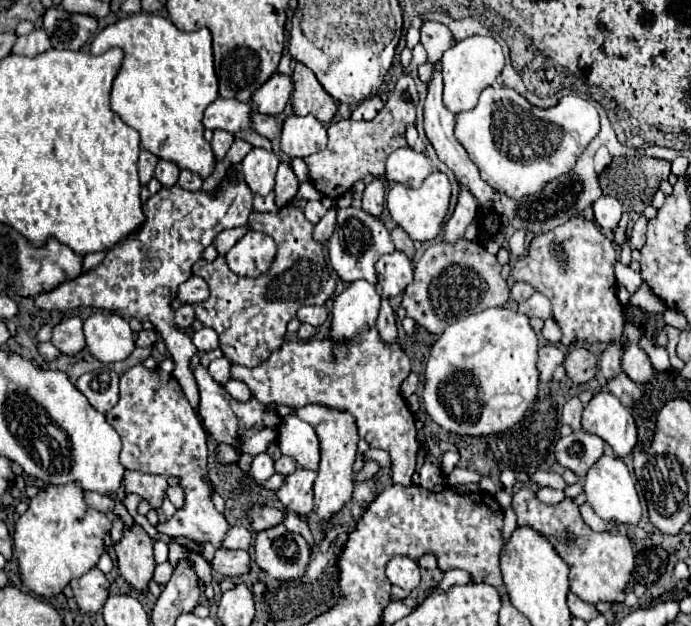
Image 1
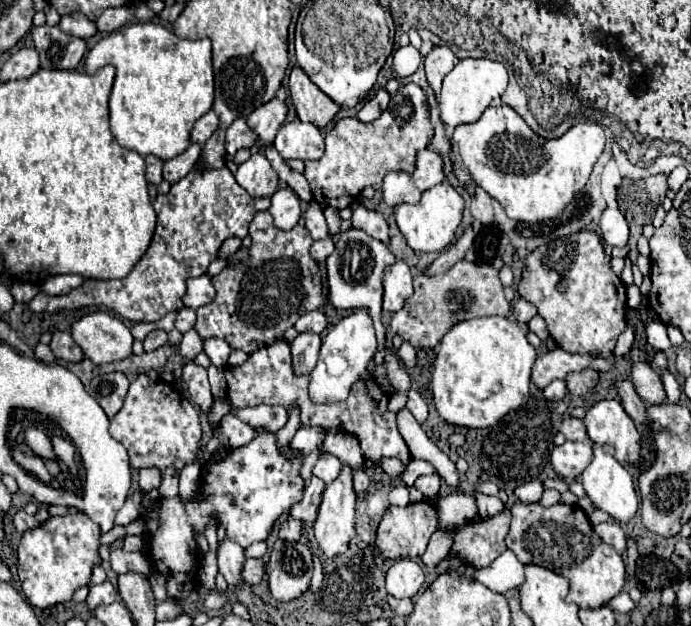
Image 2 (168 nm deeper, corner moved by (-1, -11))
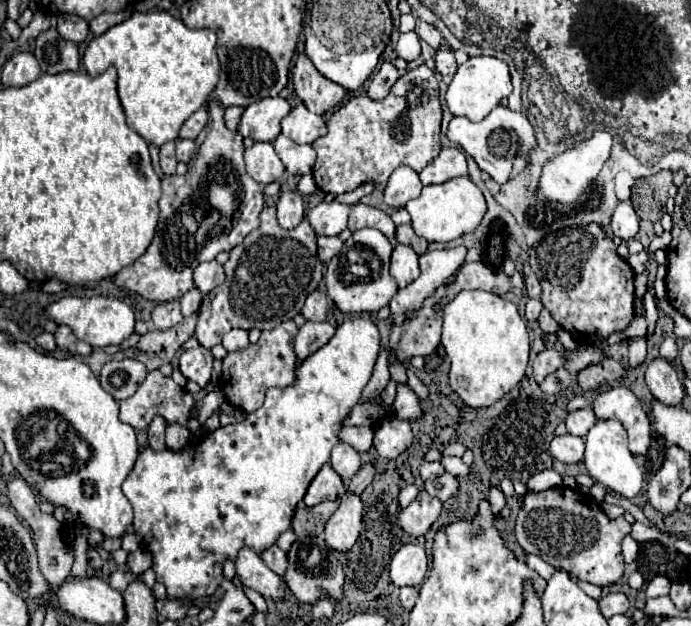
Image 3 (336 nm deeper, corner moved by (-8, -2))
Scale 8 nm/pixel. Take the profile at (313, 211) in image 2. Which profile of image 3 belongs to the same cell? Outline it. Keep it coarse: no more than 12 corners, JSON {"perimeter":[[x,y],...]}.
{"perimeter":[[322,202],[308,212],[318,236],[346,230],[352,206]]}

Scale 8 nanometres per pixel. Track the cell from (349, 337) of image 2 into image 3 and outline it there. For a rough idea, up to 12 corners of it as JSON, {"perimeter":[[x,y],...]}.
{"perimeter":[[336,328],[262,408],[124,482],[168,598],[290,528],[372,376]]}

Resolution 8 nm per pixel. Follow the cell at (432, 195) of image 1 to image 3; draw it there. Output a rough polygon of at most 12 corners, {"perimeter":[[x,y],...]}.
{"perimeter":[[468,176],[424,186],[410,212],[418,236],[472,232],[486,200]]}

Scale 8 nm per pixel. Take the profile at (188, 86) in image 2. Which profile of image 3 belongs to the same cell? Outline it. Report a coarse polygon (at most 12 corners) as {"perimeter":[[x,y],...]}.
{"perimeter":[[136,12],[96,36],[126,124],[162,146],[218,82],[216,32]]}

